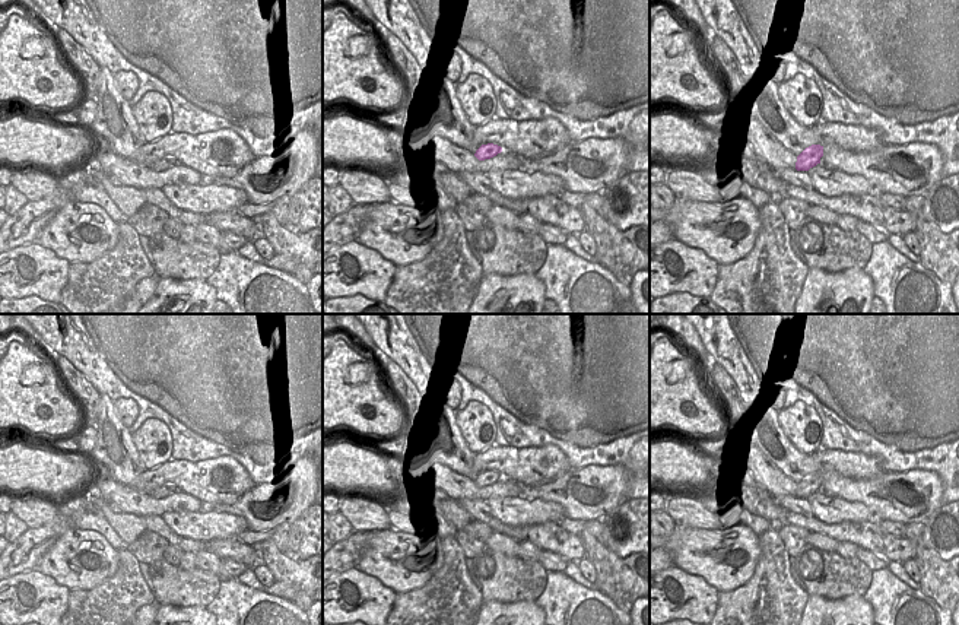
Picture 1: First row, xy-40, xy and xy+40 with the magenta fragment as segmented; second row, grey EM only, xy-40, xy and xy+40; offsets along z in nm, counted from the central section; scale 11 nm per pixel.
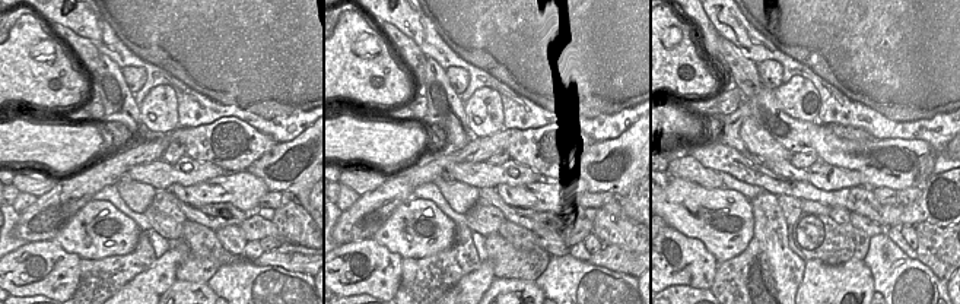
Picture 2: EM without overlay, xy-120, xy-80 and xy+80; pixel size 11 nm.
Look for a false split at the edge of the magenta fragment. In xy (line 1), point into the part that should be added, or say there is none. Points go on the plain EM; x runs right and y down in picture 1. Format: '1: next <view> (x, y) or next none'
1: next xy (483, 494)

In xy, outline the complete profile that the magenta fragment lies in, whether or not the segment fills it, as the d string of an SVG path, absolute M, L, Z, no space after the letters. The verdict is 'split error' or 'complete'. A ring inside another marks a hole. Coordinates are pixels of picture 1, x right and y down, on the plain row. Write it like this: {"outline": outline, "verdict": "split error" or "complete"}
{"outline": "M493 470L482 472L474 483L479 486L476 492L476 499L488 501L493 496L493 486L498 480L502 479L502 475Z", "verdict": "split error"}

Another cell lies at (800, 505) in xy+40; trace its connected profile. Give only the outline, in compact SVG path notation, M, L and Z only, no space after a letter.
M793 495L774 496L774 501L785 510L801 514L804 517L814 517L810 502L806 498Z

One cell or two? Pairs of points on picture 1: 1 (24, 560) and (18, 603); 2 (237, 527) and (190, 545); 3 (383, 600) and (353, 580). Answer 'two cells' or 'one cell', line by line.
1: two cells
2: two cells
3: one cell

